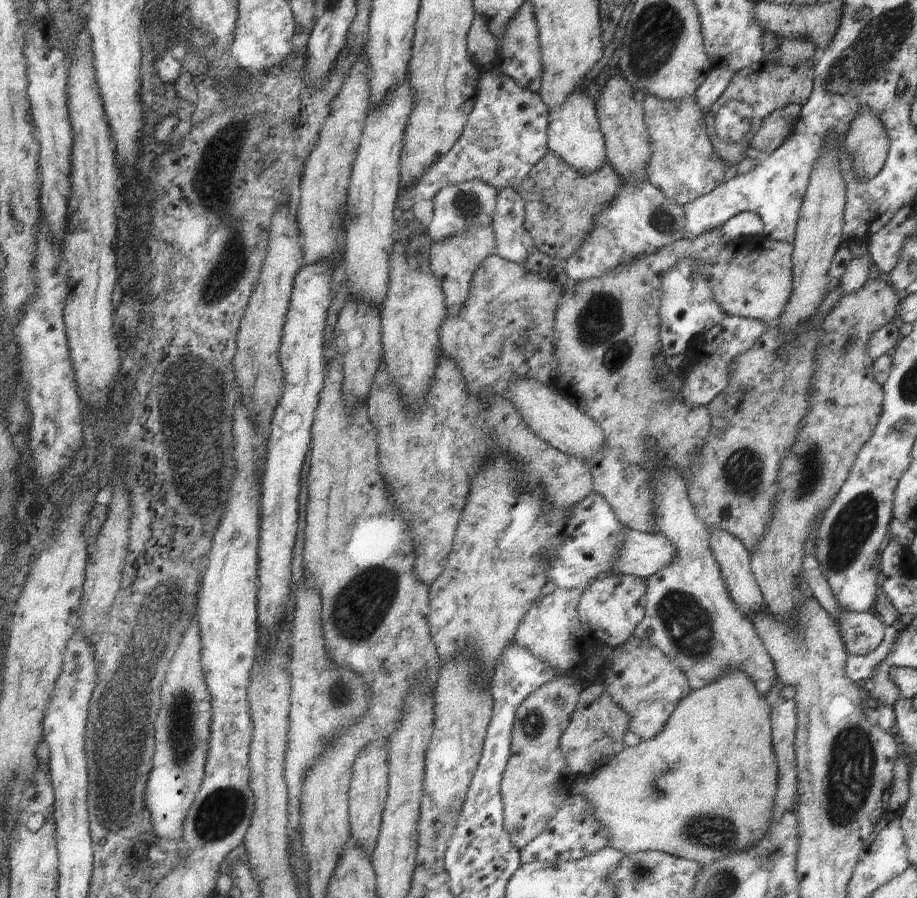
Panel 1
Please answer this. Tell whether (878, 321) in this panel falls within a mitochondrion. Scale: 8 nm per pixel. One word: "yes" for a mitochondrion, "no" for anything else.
no

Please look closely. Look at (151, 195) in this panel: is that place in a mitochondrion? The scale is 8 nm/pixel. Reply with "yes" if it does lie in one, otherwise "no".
no

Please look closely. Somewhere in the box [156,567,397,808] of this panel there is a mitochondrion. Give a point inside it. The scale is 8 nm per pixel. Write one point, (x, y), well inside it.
(178, 735)

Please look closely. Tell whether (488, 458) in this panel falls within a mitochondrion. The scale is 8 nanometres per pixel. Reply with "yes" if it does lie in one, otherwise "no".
no

